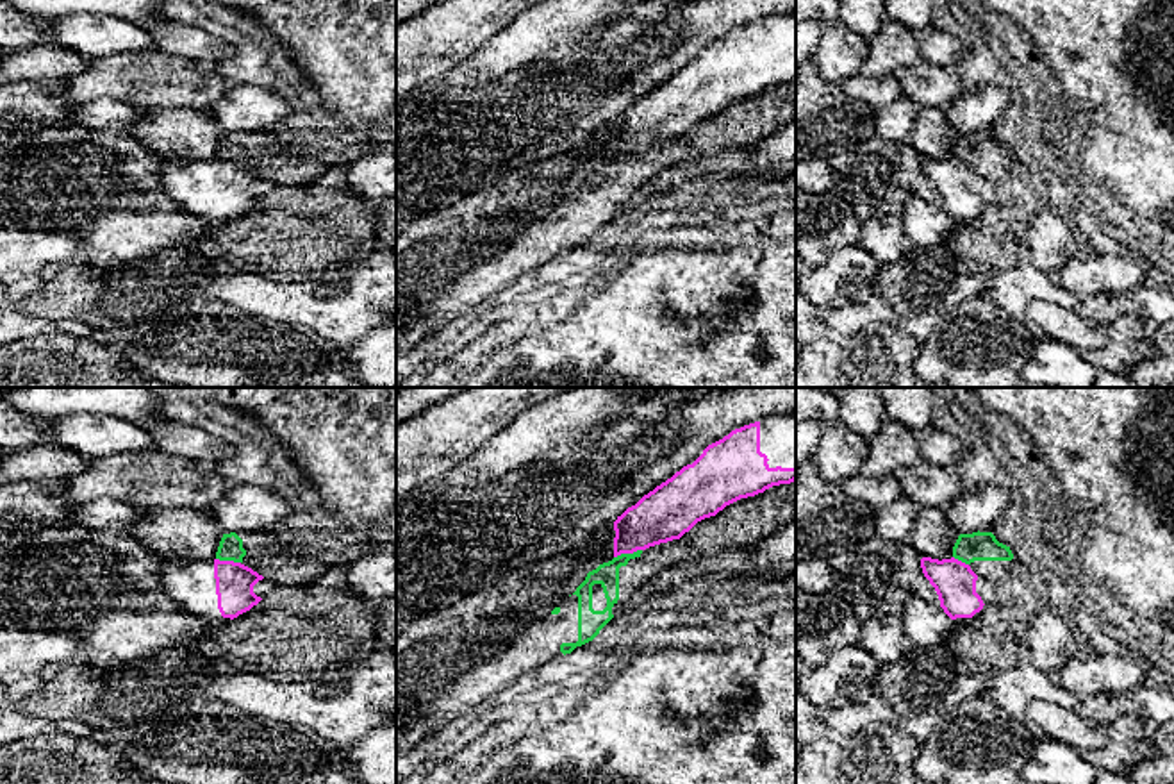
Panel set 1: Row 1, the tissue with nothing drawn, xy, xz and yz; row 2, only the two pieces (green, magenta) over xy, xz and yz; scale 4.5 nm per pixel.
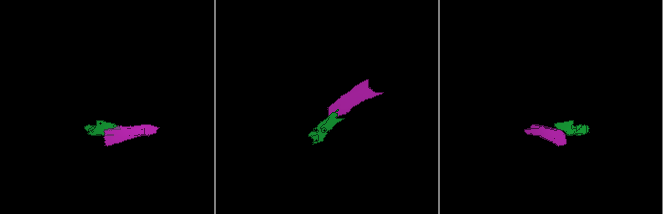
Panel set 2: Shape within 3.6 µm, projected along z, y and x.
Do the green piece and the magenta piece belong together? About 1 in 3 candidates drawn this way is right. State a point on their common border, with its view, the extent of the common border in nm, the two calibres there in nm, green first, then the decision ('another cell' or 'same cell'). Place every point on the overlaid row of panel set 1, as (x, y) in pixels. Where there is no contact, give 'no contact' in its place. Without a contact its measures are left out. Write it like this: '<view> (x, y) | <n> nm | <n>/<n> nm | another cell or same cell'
xz (627, 554) | 130 nm | 110/240 nm | another cell

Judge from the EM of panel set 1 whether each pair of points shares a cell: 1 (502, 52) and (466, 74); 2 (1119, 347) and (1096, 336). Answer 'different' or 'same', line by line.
1: same
2: different

